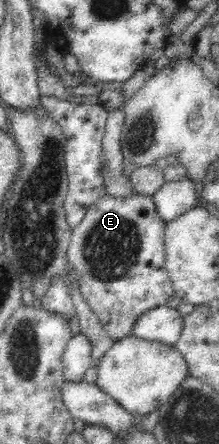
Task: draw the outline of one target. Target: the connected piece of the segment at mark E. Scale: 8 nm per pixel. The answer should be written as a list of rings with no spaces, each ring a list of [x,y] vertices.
[[[106,194],[94,202],[84,219],[71,231],[67,249],[68,265],[75,269],[79,288],[92,311],[100,318],[106,331],[115,340],[130,336],[132,323],[154,307],[165,305],[174,286],[164,269],[165,222],[156,214],[156,206],[151,196],[136,194],[127,198],[116,198]]]

